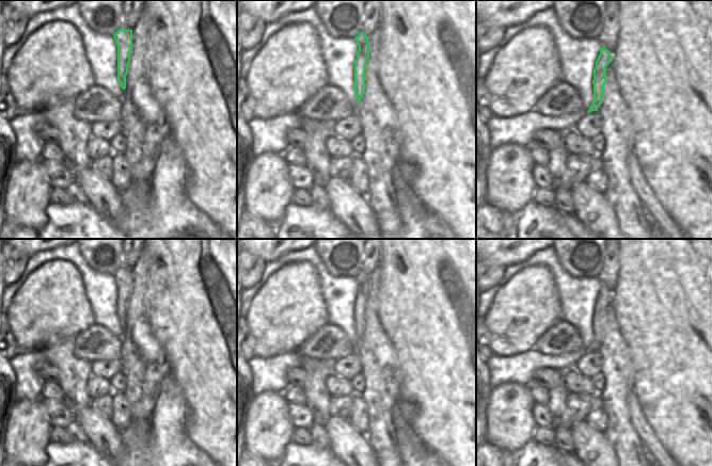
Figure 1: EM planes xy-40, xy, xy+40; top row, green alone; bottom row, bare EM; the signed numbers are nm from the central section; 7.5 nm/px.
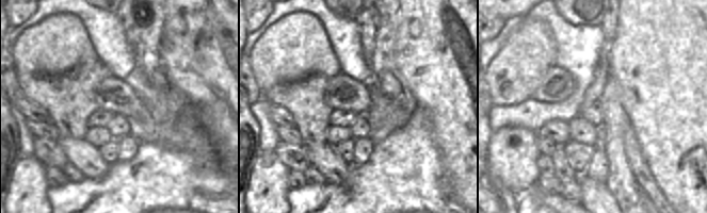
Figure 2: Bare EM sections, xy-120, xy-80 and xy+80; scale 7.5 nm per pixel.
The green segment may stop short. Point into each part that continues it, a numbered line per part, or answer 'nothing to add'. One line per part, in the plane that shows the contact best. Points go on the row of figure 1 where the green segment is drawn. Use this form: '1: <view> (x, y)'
nothing to add

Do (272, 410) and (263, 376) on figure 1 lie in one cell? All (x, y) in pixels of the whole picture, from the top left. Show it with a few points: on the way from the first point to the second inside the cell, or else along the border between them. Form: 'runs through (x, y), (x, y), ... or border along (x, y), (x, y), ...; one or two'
border along (281, 391), (264, 390), (255, 396); two

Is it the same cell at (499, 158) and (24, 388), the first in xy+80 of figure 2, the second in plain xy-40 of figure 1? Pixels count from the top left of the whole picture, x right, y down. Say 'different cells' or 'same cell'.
different cells

